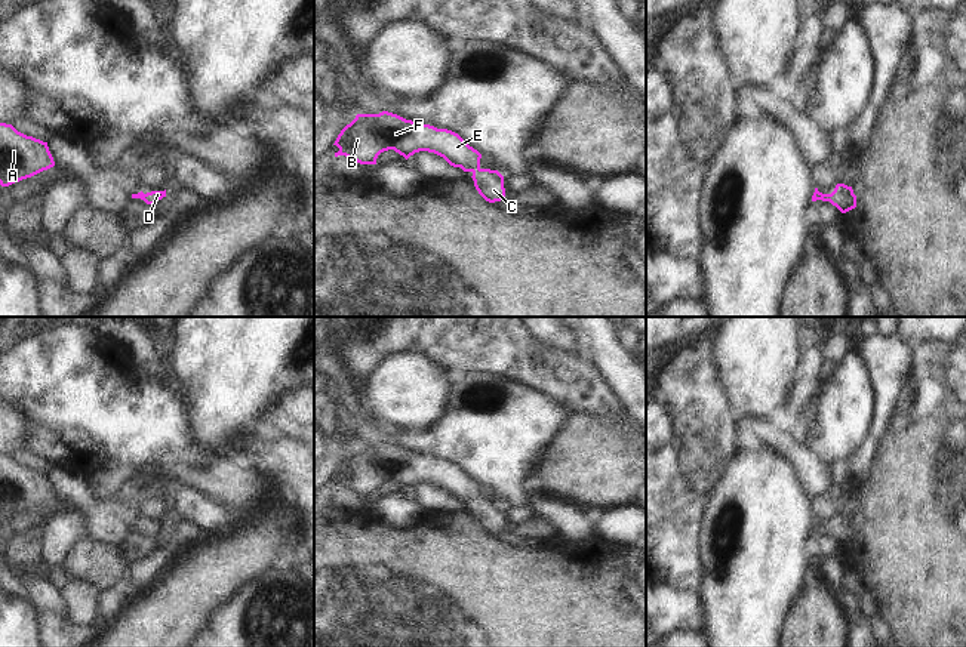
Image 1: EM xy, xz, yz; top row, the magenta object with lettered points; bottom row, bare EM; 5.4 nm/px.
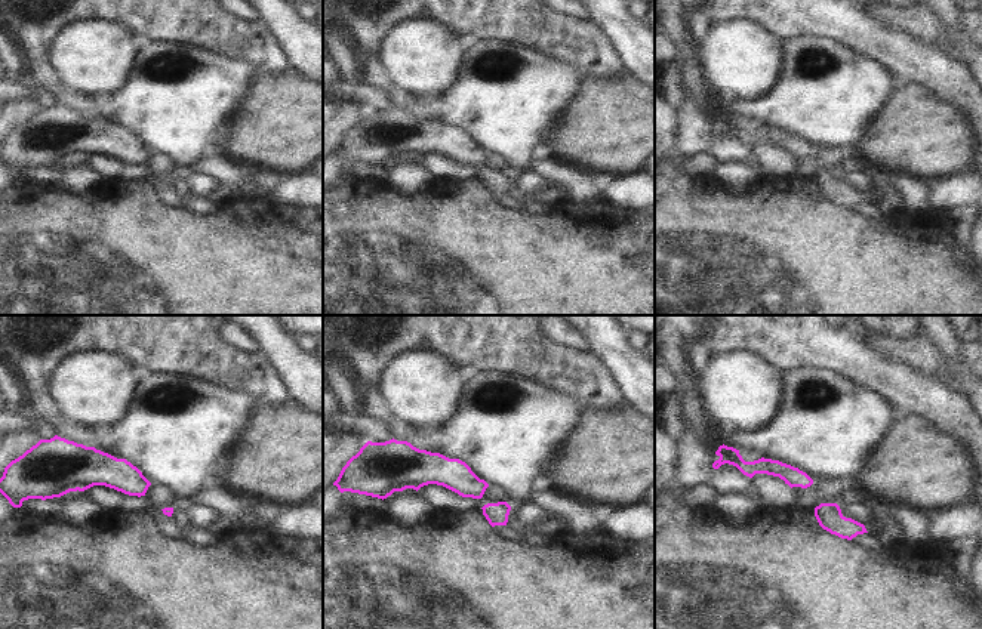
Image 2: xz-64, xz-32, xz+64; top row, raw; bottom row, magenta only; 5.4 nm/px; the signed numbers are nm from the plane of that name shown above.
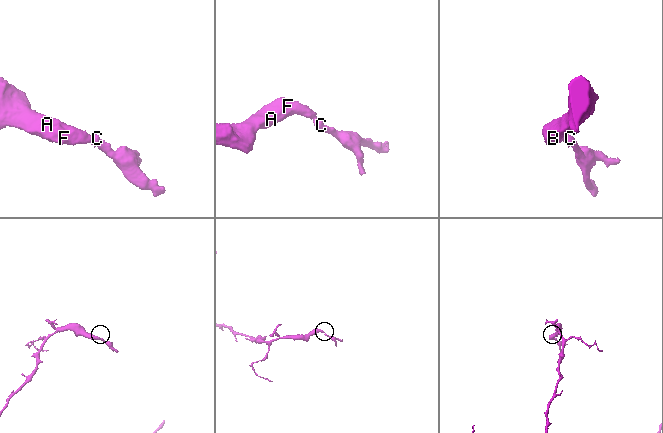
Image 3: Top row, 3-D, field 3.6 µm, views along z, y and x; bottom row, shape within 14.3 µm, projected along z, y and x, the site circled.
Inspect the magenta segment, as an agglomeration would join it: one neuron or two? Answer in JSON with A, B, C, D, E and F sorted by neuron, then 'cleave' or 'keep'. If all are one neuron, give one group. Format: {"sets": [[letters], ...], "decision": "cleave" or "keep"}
{"sets": [["A", "B", "C", "D", "E", "F"]], "decision": "keep"}

